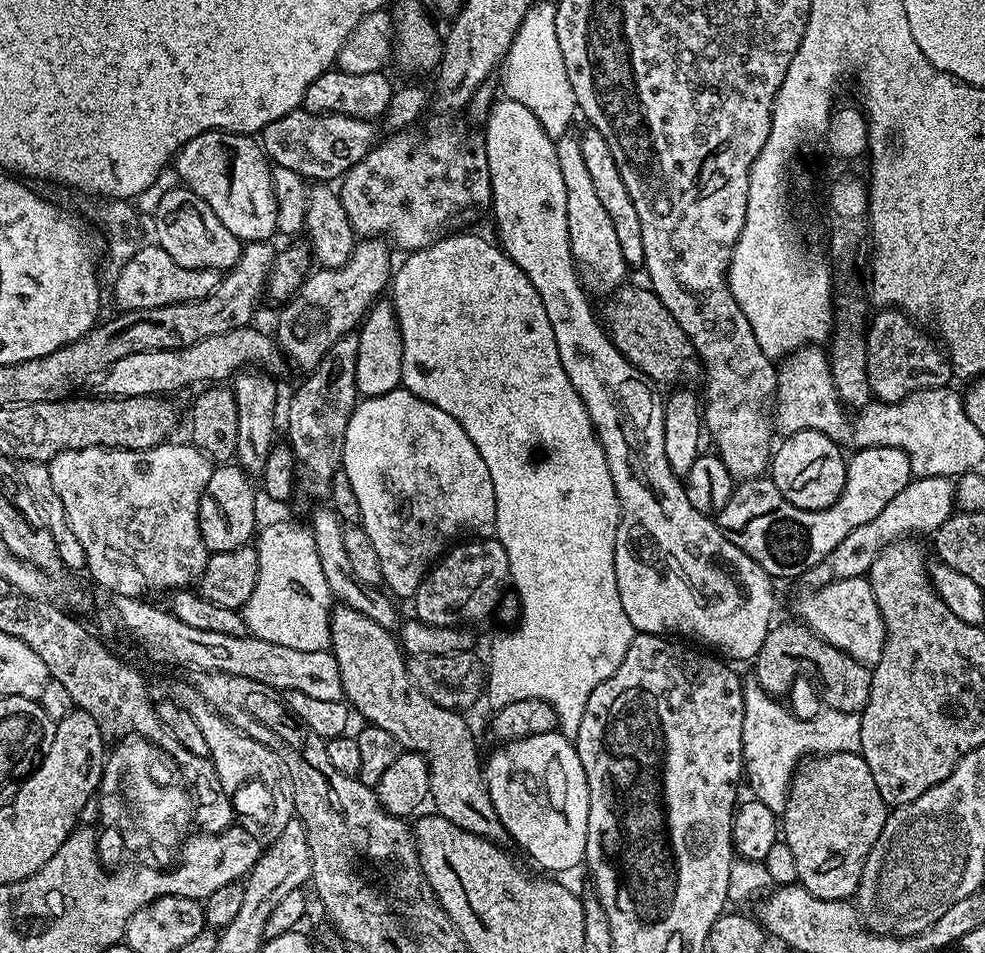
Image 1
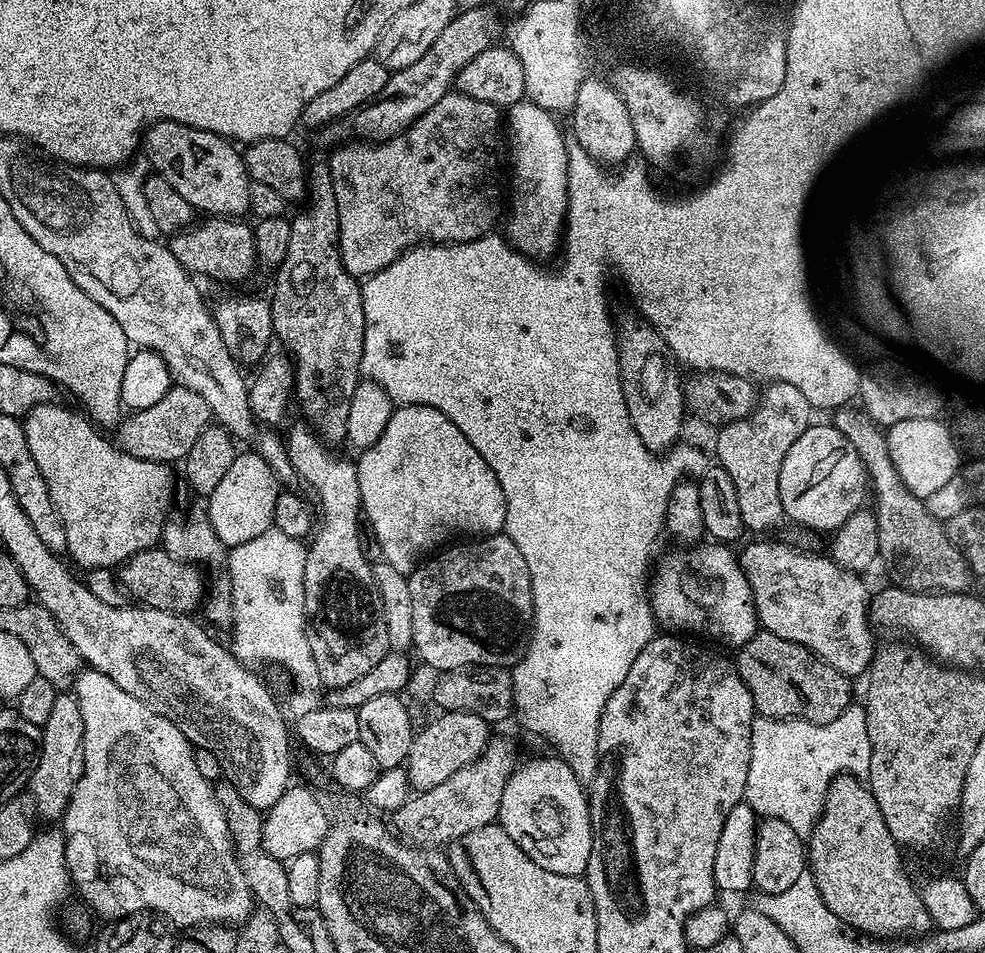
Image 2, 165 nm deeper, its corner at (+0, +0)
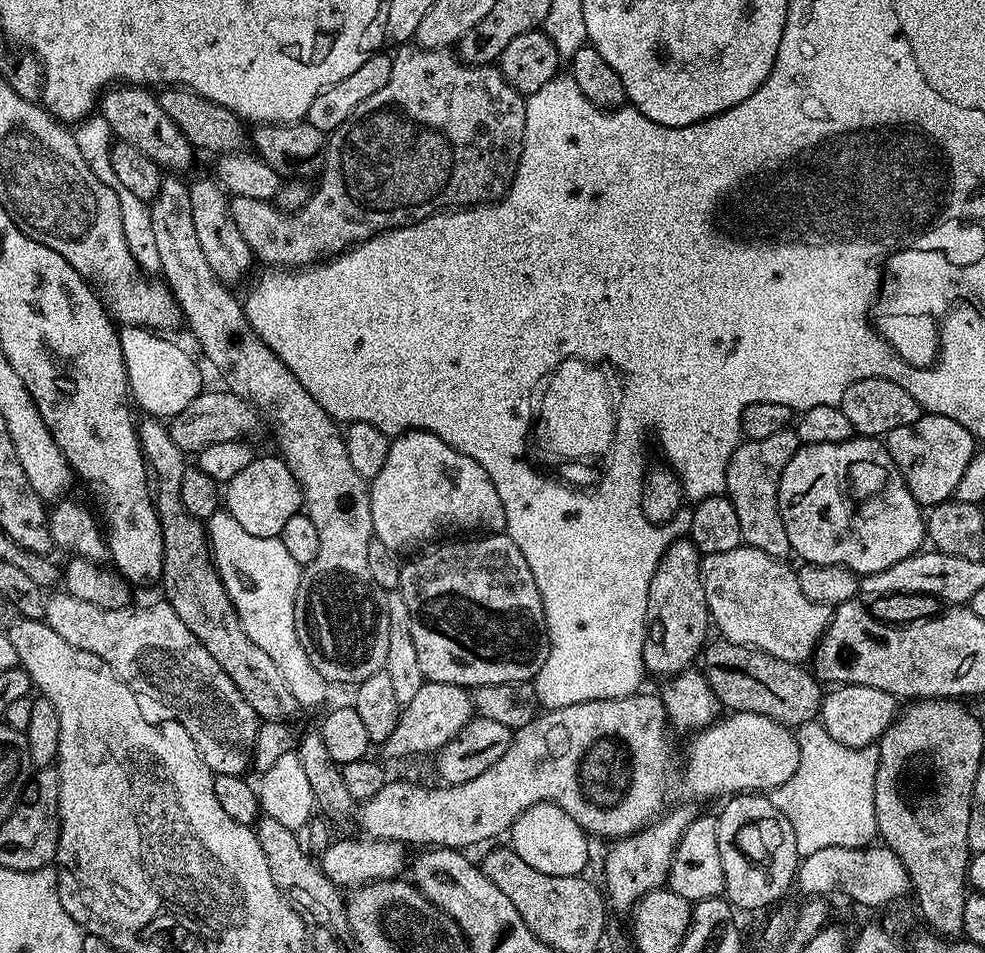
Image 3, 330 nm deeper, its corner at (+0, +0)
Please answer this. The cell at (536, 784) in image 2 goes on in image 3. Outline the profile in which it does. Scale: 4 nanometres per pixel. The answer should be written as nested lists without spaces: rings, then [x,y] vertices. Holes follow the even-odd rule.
[[[535,804],[530,806],[530,810],[523,812],[512,823],[510,829],[511,836],[510,847],[512,851],[522,858],[522,862],[534,866],[534,870],[542,870],[542,874],[550,874],[551,876],[578,876],[585,871],[583,868],[588,864],[589,837],[584,829],[578,826],[578,822],[574,822],[574,818],[570,818],[570,814],[566,814],[566,810],[562,810],[557,804]]]

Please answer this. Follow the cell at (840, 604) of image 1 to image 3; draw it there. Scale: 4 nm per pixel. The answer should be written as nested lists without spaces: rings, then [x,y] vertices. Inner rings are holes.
[[[741,546],[722,554],[704,556],[700,562],[700,573],[711,623],[723,639],[738,646],[756,648],[791,664],[803,665],[811,661],[820,637],[828,628],[830,608],[827,604],[811,601],[802,592],[795,567],[791,568],[784,560],[775,560],[770,554],[762,554],[762,550]]]

